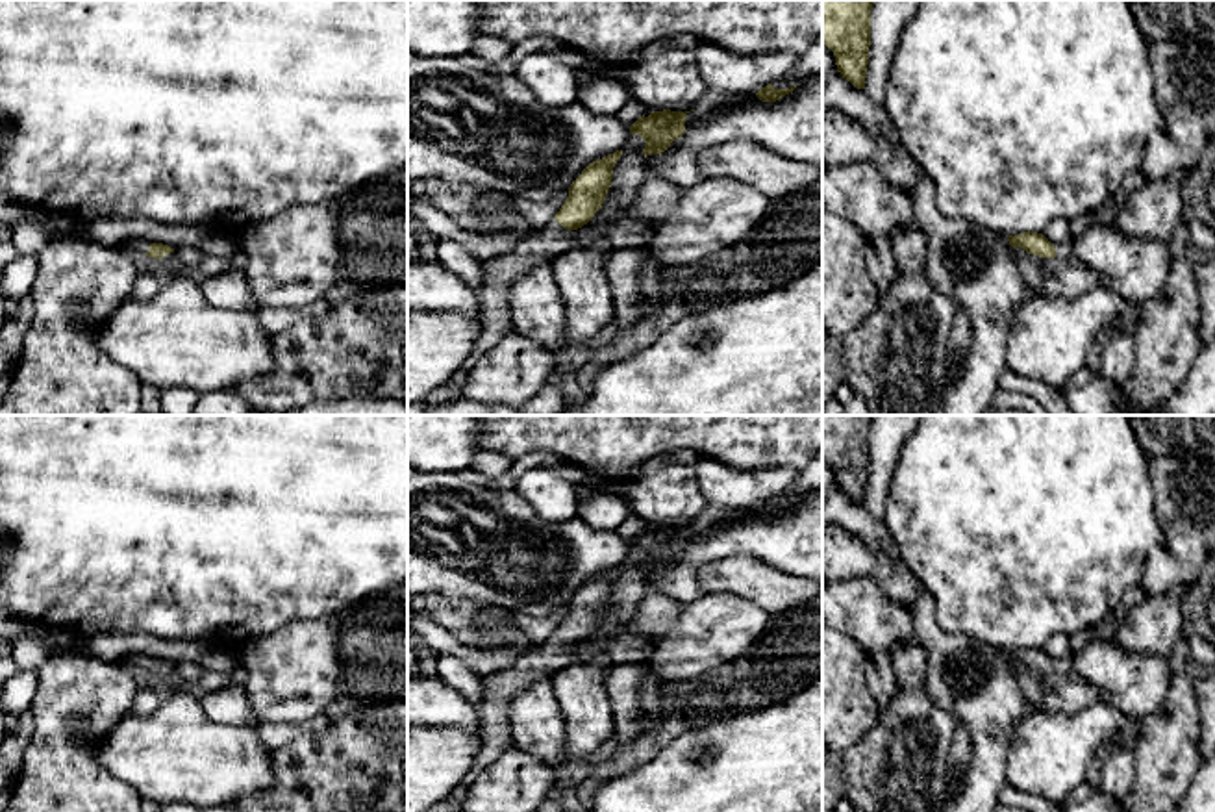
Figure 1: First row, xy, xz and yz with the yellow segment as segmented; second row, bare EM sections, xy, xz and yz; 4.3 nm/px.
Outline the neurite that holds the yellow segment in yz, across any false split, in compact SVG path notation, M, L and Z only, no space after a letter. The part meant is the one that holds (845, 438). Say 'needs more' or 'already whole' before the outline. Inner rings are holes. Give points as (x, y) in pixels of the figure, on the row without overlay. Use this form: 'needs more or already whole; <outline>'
already whole; M822 415L822 458L833 467L837 488L865 504L871 425L874 415Z

